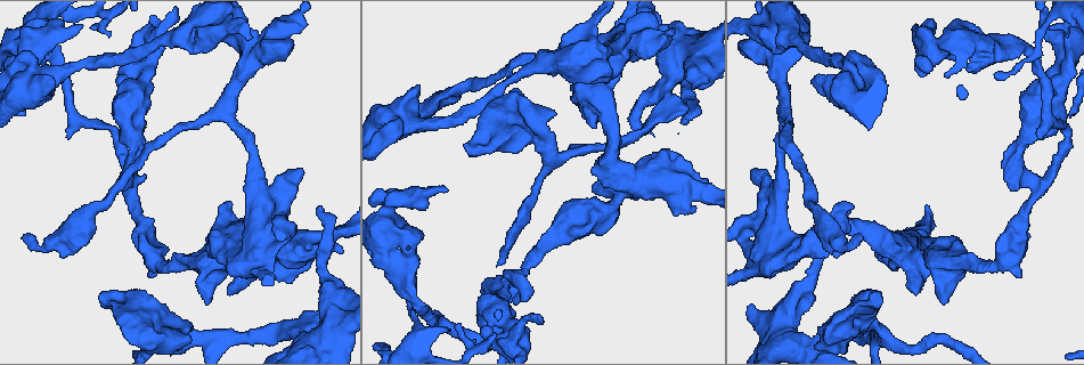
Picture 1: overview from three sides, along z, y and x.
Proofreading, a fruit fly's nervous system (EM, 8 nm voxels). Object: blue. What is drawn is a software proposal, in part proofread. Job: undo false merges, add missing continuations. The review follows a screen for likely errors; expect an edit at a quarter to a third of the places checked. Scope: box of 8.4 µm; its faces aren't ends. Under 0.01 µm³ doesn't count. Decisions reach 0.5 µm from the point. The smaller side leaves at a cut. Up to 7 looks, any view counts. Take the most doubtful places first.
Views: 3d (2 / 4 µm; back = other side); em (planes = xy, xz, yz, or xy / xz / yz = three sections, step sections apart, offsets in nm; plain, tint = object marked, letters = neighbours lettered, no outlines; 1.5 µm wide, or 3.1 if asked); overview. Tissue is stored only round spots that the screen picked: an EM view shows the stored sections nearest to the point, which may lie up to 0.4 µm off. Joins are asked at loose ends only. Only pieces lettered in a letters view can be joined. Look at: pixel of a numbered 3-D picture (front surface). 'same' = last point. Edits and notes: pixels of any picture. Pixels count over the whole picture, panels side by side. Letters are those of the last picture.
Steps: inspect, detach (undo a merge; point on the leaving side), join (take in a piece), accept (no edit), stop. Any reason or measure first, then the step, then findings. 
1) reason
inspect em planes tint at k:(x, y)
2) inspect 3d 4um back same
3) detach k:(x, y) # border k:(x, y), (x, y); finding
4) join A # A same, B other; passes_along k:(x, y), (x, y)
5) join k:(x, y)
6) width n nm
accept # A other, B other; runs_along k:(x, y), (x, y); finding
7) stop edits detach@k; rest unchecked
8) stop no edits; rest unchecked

thick turns thin
inspect 3d 2um at 1:(414, 305)

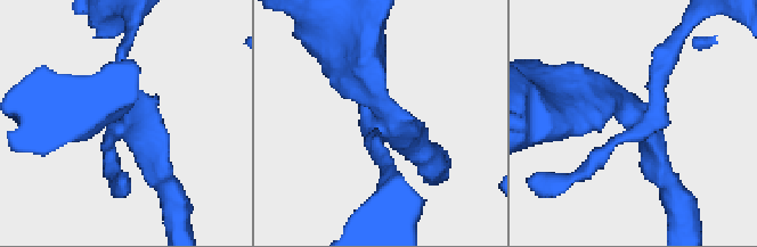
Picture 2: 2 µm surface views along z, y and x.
now the EM
inspect em planes letters at 2:(125, 125)

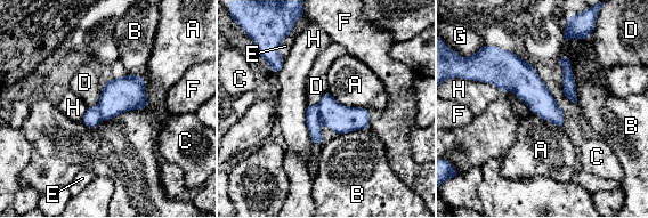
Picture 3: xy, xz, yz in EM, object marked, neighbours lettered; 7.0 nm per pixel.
width 200 nm
detach 3:(313, 120) # A other, B other, C other, D other, E other, F other, G other, H other; border 3:(317, 105), (322, 121); a second cell is stuck on

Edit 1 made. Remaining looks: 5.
see it whole again
inspect overview

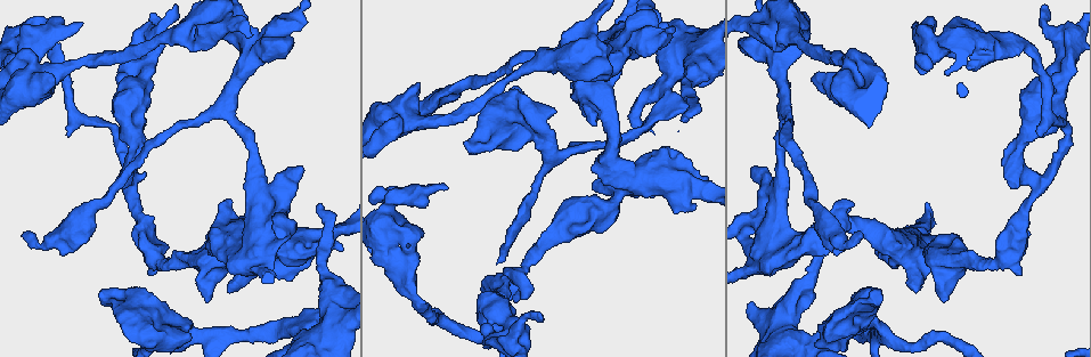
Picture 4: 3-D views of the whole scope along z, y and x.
small branch off a trunk
inspect 3d 2um at 4:(665, 91)

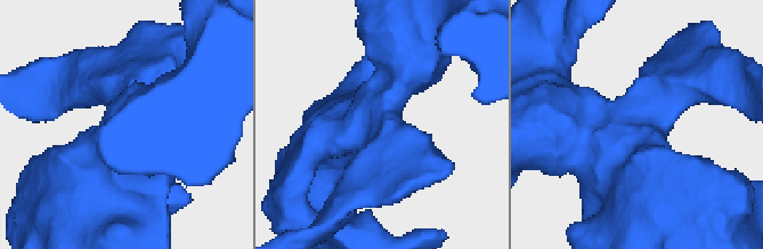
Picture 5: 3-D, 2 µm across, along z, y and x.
arms 4
inspect em planes plain at 5:(639, 120)

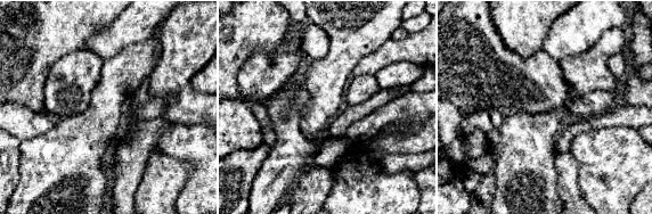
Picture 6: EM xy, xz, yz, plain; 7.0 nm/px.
what lies round it
inspect em planes letters same

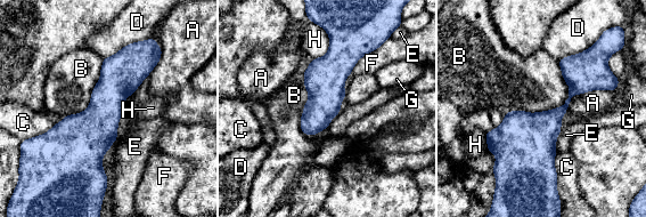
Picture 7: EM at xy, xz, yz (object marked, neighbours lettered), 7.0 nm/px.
width 280 nm
accept # A other, B other, C other, D other, E other, F other, G other, H other; border 7:(103, 58), (90, 103), (64, 117); continuous, no second cell

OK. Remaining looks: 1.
stop edits detach@3; rest unchecked

